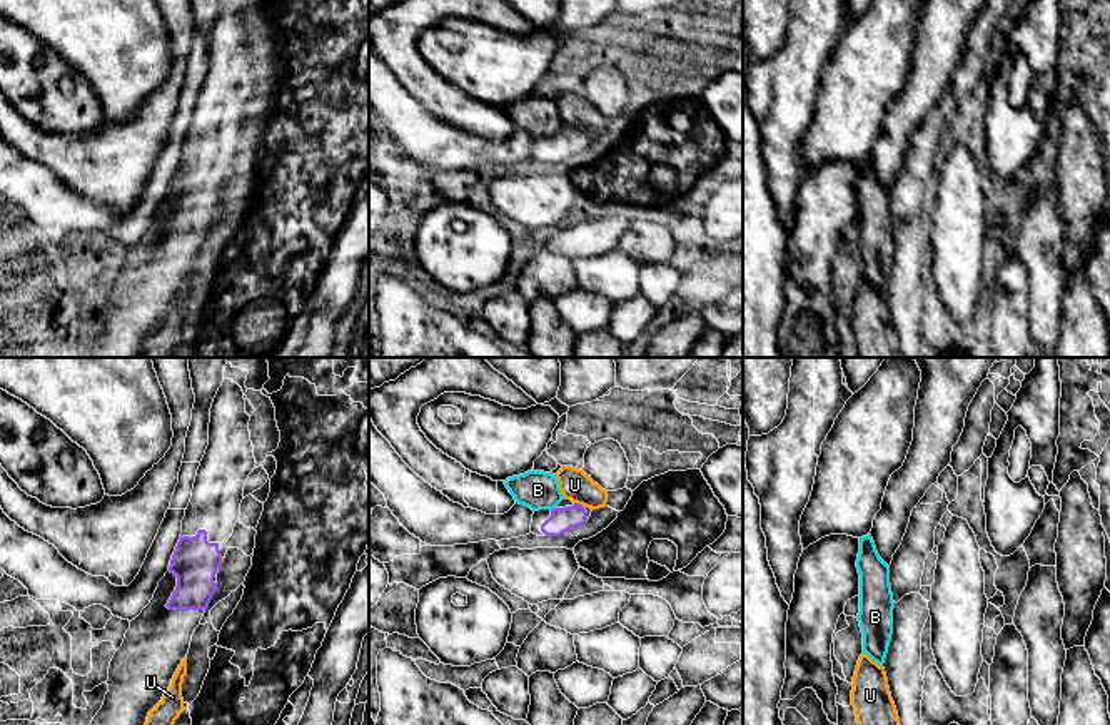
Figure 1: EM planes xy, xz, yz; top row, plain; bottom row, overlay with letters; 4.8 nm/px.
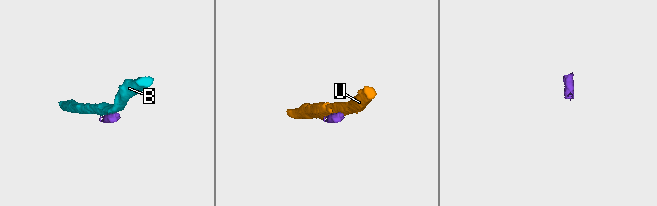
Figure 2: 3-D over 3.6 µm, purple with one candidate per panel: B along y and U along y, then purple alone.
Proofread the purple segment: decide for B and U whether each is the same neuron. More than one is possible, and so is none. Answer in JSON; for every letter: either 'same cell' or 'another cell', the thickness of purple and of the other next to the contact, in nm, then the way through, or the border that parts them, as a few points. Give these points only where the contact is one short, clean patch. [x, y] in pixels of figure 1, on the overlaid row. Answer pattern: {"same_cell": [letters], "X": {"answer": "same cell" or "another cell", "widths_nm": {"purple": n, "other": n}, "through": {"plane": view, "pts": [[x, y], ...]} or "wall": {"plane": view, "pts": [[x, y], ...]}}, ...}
{"same_cell": [], "B": {"answer": "another cell", "widths_nm": {"purple": 120, "other": 190}, "wall": {"plane": "xz", "pts": [[554, 506], [551, 510]]}}, "U": {"answer": "another cell", "widths_nm": {"purple": 120, "other": 150}, "wall": {"plane": "xz", "pts": [[575, 501], [583, 506]]}}}

